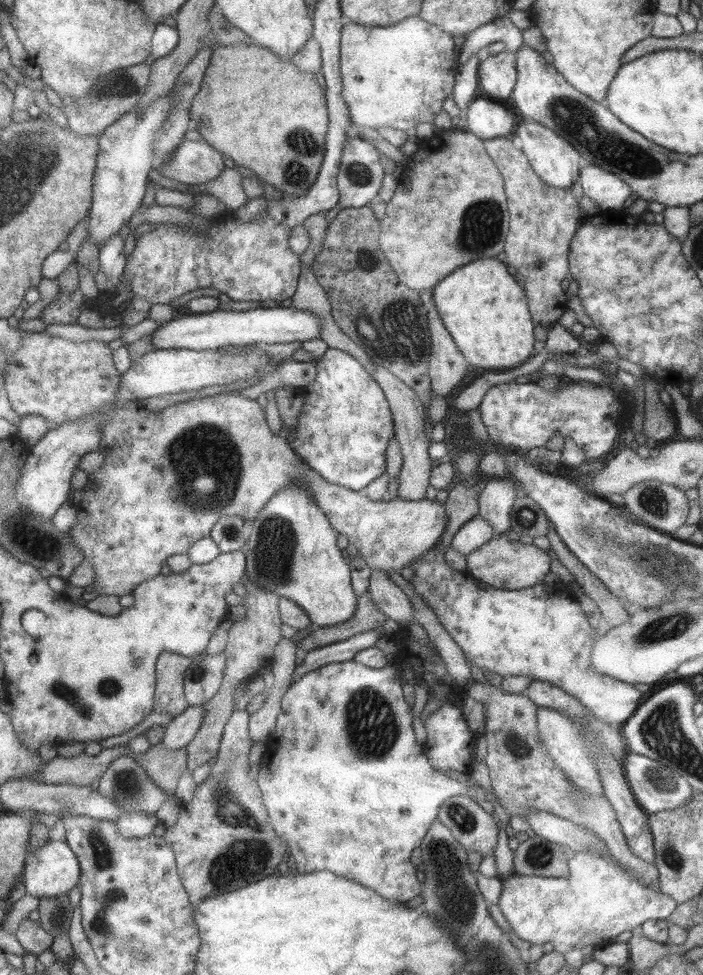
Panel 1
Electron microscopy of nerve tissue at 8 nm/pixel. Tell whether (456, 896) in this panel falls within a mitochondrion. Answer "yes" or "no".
yes

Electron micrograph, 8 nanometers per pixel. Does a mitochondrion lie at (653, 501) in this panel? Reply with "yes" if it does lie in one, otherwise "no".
yes

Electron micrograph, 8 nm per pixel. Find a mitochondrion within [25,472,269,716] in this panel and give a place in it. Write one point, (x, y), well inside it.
(228, 531)

